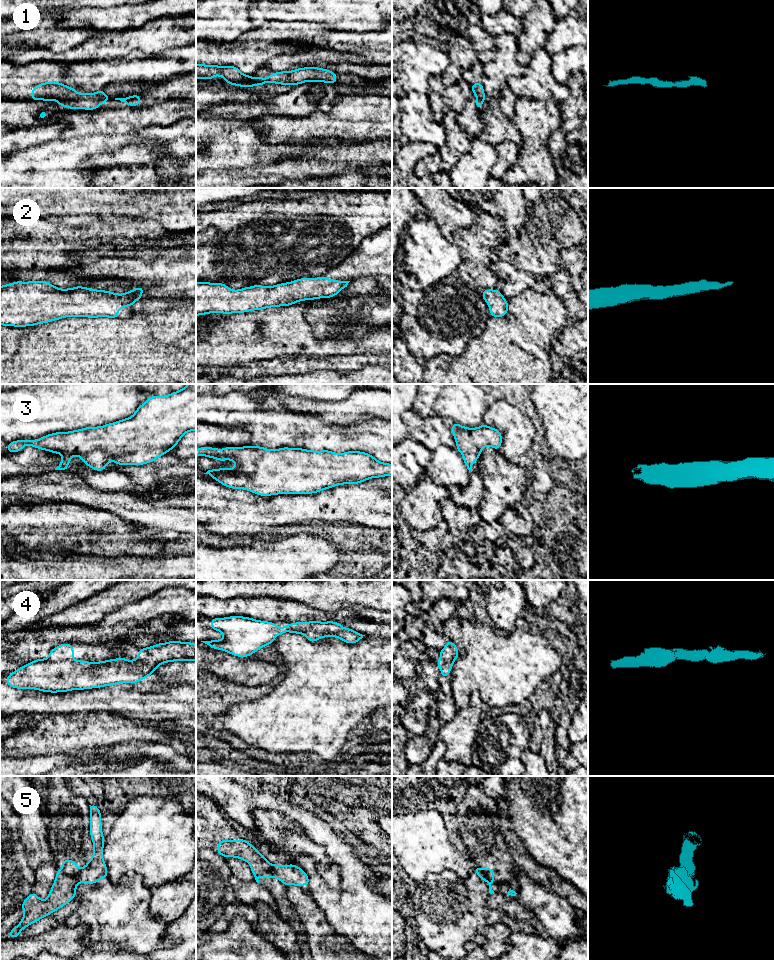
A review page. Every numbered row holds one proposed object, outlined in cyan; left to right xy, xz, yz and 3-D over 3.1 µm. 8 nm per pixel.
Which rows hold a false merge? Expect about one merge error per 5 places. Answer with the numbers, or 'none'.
5

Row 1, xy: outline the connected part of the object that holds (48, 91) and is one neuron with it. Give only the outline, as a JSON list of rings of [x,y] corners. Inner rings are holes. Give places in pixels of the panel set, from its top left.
[[[44,82],[32,89],[30,100],[58,101],[59,106],[70,109],[97,109],[102,103],[111,100],[104,90],[88,94],[77,91],[59,82]]]

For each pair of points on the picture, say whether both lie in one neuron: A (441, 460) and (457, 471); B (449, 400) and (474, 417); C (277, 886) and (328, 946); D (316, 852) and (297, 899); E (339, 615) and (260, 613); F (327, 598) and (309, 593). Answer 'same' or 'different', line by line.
A: same
B: same
C: different
D: different
E: same
F: same

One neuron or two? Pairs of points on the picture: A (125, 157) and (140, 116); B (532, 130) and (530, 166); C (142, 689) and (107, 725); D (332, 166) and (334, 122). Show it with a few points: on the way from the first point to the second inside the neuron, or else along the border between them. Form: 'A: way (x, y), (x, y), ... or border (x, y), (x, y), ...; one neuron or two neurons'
A: border (154, 124), (144, 127); two neurons
B: way (532, 139), (531, 157); one neuron
C: border (95, 712), (113, 712), (137, 719), (140, 722); two neurons
D: border (341, 139), (364, 142); two neurons

